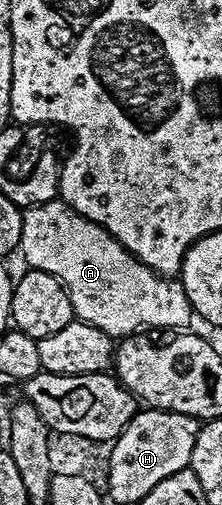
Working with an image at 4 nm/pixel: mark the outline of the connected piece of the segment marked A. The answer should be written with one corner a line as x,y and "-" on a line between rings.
57,199
44,205
33,205
23,210
22,235
19,252
24,253
25,266
28,269
46,271
64,283
70,295
72,312
87,325
98,327
113,339
123,339
131,333
141,331
184,331
194,321
192,304
184,293
184,286
179,280
161,277
150,267
136,260
127,249
123,249
100,225
86,220
80,213
73,211
69,205

